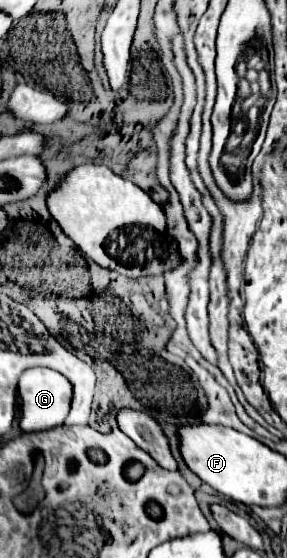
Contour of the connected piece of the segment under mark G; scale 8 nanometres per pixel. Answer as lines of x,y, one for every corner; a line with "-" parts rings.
29,368
19,378
19,400
21,400
21,428
23,432
49,430
65,422
71,408
73,388
71,382
51,368

